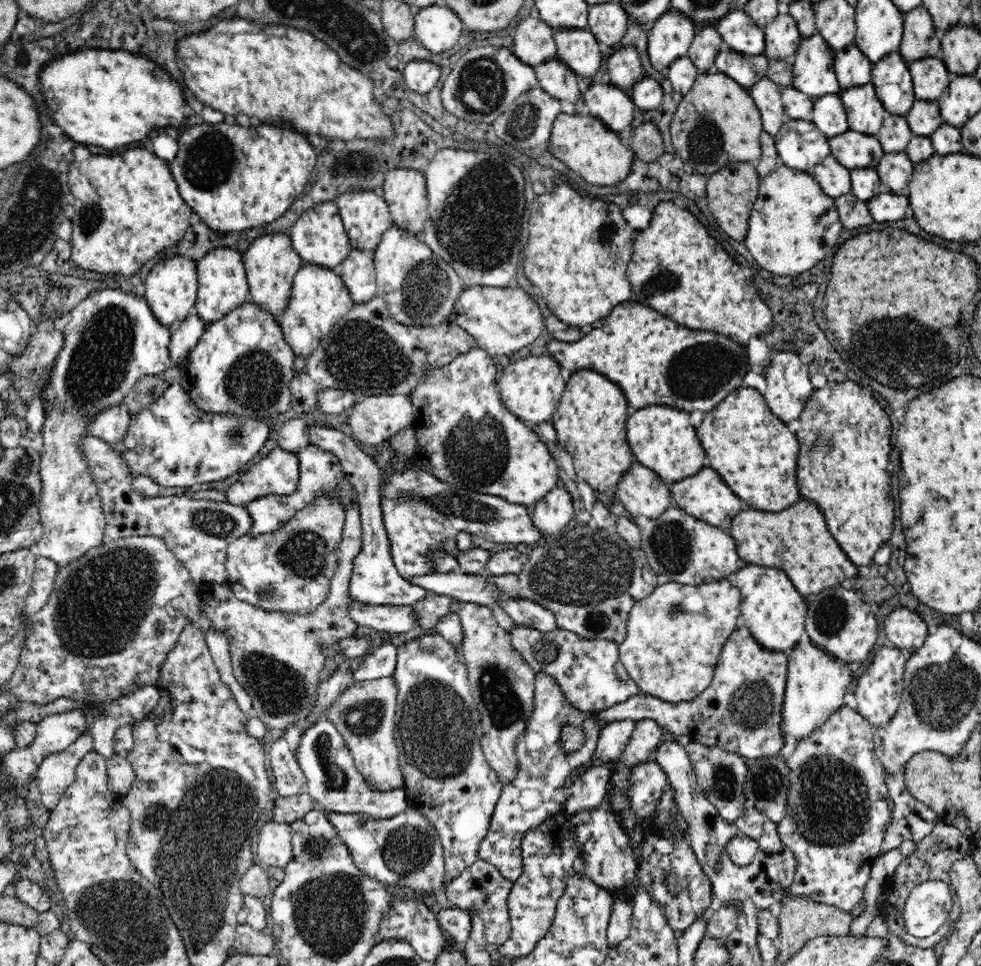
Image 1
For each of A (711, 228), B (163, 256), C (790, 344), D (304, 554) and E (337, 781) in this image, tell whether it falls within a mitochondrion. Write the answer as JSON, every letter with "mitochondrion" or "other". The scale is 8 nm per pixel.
{"A":"other","B":"other","C":"other","D":"mitochondrion","E":"mitochondrion"}

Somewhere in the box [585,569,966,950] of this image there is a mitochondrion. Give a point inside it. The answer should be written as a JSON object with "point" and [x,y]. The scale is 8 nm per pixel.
{"point":[831,807]}

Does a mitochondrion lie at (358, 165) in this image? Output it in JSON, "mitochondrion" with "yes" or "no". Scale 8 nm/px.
{"mitochondrion":"yes"}

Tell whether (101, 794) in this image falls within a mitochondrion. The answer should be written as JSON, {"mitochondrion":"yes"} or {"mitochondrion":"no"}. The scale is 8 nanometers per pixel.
{"mitochondrion":"no"}

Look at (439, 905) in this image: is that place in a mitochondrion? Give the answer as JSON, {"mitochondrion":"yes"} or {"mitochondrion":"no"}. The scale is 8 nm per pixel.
{"mitochondrion":"no"}

